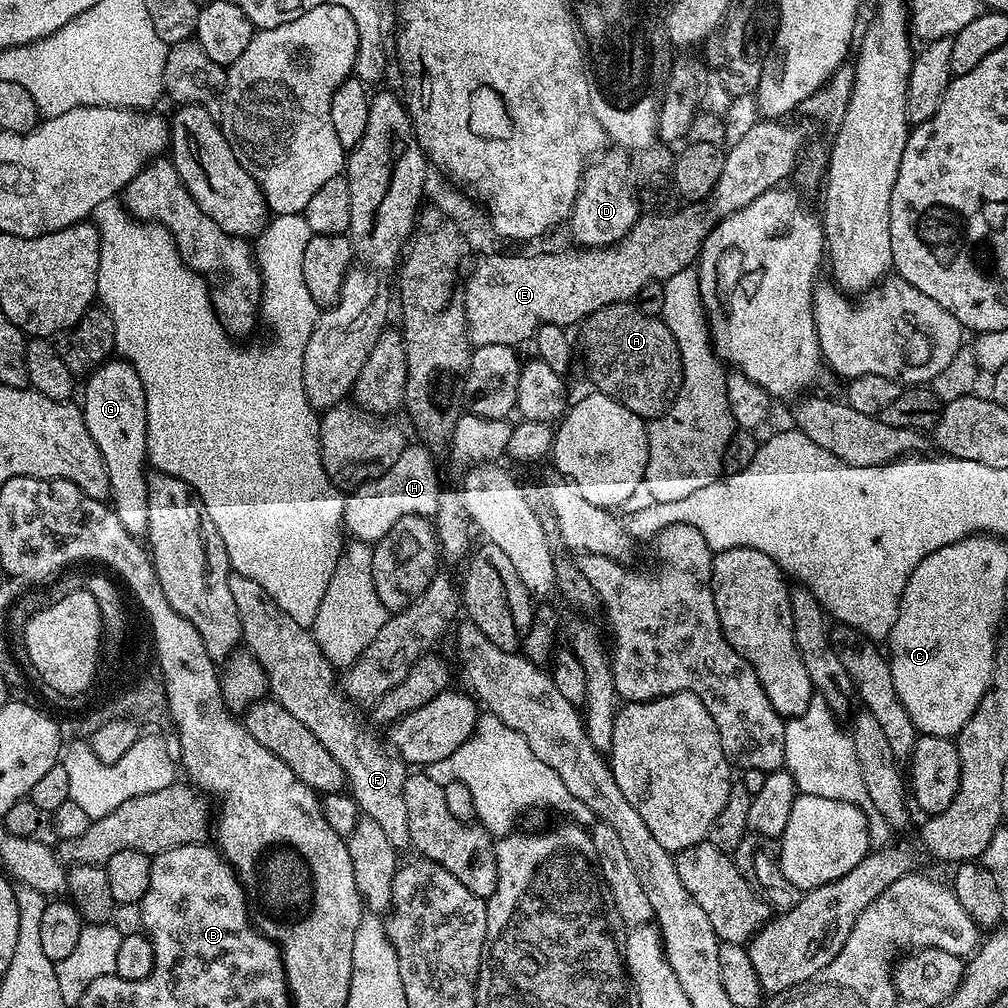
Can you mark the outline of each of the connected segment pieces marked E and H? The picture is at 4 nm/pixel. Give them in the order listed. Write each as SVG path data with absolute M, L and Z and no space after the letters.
M760 118L757 124L752 124L736 141L732 144L732 149L724 152L724 161L722 162L722 174L718 178L718 182L714 186L714 190L710 190L710 194L706 194L704 200L693 200L685 203L684 208L680 208L677 212L652 212L641 215L633 224L633 228L622 237L620 241L611 247L597 247L595 250L576 250L578 252L540 252L537 256L488 256L485 260L480 260L476 264L476 269L472 272L468 284L463 285L465 310L468 312L468 326L470 329L470 340L473 345L481 344L510 344L520 346L523 340L531 341L535 337L537 330L547 324L554 326L562 326L568 328L572 324L579 325L586 321L588 317L594 315L596 311L602 310L603 307L610 307L612 304L626 304L635 301L636 295L642 290L647 283L656 281L663 282L674 278L674 274L678 274L678 270L686 270L693 267L699 261L700 251L706 242L706 238L710 234L710 230L714 230L714 226L718 226L718 222L722 222L730 214L734 214L738 210L742 210L742 206L750 206L750 202L754 202L754 198L758 198L762 194L766 194L772 188L779 188L785 183L784 179L791 177L795 173L797 164L800 163L802 153L805 151L804 132L796 124L784 124L780 118Z
M423 443L405 447L404 452L378 478L368 480L365 484L351 489L344 502L344 526L349 537L363 540L365 544L375 545L377 540L386 538L392 527L407 516L435 517L438 500L442 491L440 476L436 473L433 453Z

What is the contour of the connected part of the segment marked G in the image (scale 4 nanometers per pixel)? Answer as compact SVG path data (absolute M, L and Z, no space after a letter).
M113 358L101 368L89 372L83 384L84 421L86 430L90 430L90 438L94 438L94 446L102 450L106 474L110 474L110 506L132 536L143 537L147 533L150 518L146 510L149 473L144 472L148 464L144 387L138 374L123 358Z

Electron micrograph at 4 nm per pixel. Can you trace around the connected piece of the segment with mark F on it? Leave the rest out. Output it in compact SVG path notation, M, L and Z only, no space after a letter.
M232 574L230 594L233 595L234 606L237 607L243 643L263 666L268 676L268 691L271 699L279 702L286 710L290 710L290 714L294 714L294 718L298 718L298 722L302 722L302 726L306 726L306 730L310 730L310 734L314 734L314 738L318 738L318 742L326 746L326 750L330 750L334 762L342 766L347 791L356 799L361 813L374 818L374 822L378 822L382 830L386 830L386 838L390 838L390 842L397 850L404 850L404 847L407 849L412 839L410 838L410 818L406 814L404 783L410 772L404 761L385 741L385 745L380 741L378 733L364 728L364 720L355 712L357 709L353 701L347 699L343 691L338 690L337 669L326 658L326 654L322 654L318 642L309 629L298 625L290 614L286 614L274 602L266 590L262 590L258 582L244 575Z

